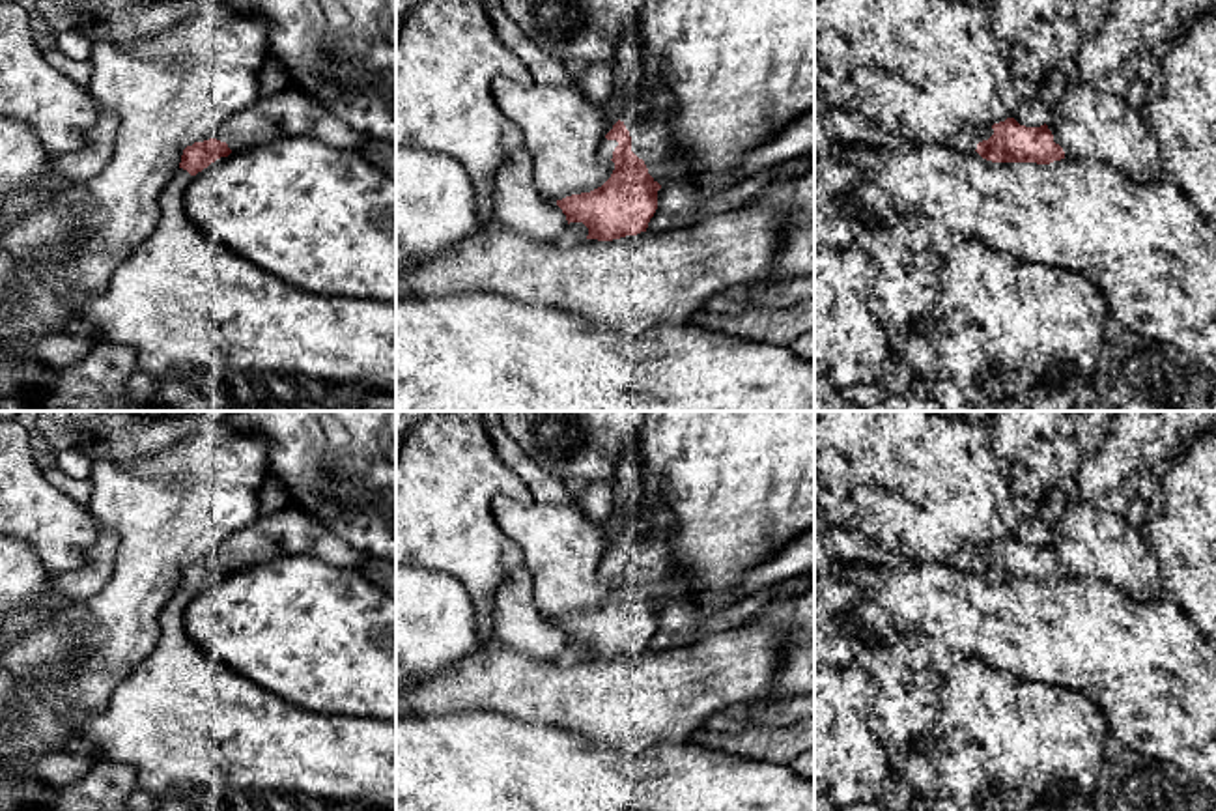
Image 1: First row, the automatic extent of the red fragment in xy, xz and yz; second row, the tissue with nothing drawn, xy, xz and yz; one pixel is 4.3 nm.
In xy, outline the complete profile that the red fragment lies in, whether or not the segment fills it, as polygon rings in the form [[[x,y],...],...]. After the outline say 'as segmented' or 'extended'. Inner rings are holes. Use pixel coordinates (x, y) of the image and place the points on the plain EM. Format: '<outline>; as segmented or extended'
[[[288,501],[282,508],[260,516],[248,529],[233,533],[215,557],[187,564],[179,587],[196,594],[232,570],[245,570],[282,555],[310,553],[312,542],[323,533],[327,529],[316,516]]]; extended

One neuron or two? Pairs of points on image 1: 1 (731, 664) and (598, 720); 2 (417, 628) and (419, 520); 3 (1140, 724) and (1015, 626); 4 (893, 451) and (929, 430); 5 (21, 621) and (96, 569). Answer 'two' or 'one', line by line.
1: one
2: two
3: one
4: one
5: one

